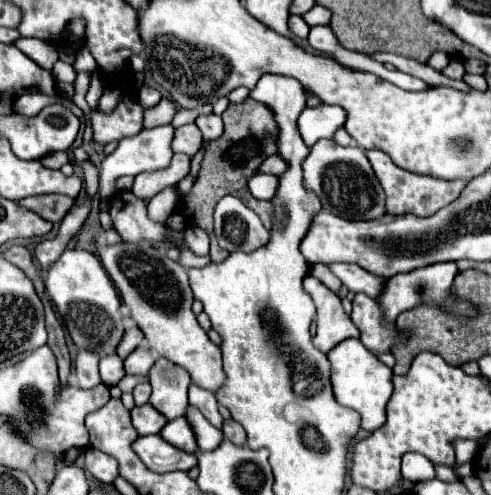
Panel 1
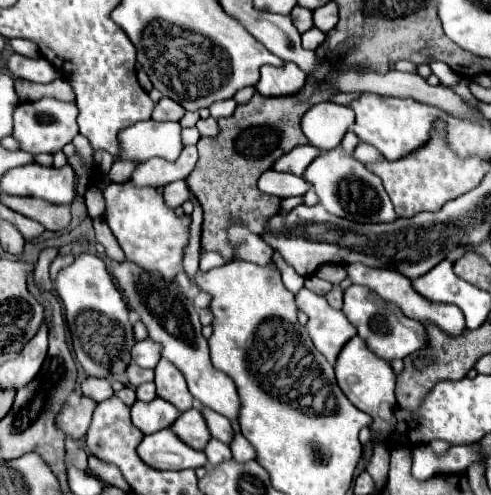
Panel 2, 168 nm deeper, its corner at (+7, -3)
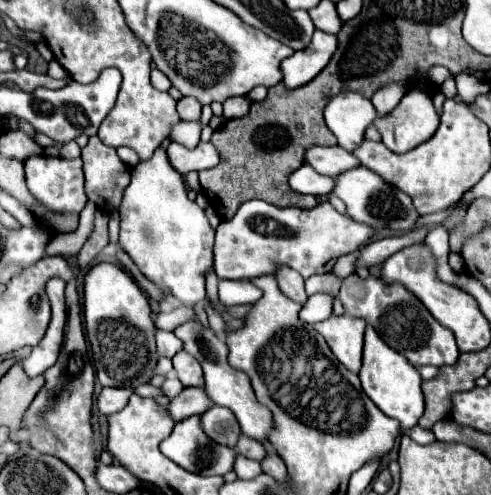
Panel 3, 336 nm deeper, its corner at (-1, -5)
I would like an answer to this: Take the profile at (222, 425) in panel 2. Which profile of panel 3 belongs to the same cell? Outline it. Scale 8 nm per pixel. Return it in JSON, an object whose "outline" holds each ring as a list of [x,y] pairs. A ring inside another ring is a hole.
{"outline":[[[244,433],[240,435],[238,443],[236,443],[236,451],[248,459],[254,459],[254,461],[262,461],[266,457],[266,449],[254,441],[254,439],[248,439]]]}

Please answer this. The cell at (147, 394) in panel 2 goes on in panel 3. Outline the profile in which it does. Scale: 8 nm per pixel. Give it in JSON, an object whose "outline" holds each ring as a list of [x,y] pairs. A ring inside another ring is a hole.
{"outline":[[[170,375],[164,383],[162,383],[162,387],[160,387],[162,391],[164,391],[164,395],[168,397],[168,399],[172,399],[172,397],[176,397],[184,387],[182,387],[182,383],[174,377],[174,375]]]}

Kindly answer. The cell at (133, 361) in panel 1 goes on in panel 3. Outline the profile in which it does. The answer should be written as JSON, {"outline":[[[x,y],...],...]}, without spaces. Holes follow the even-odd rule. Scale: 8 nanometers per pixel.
{"outline":[[[156,331],[156,349],[160,357],[174,357],[182,349],[182,341],[170,331]]]}

